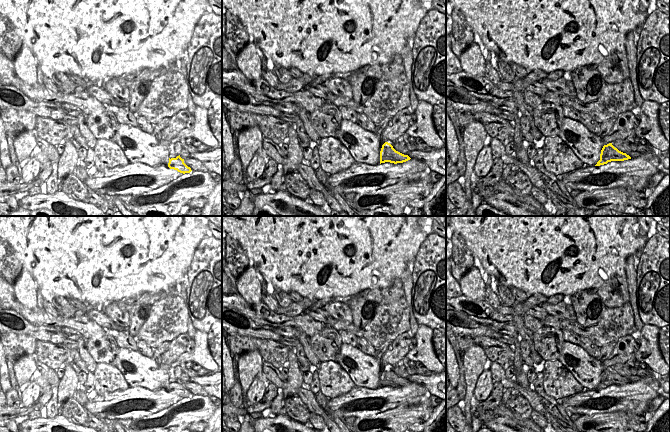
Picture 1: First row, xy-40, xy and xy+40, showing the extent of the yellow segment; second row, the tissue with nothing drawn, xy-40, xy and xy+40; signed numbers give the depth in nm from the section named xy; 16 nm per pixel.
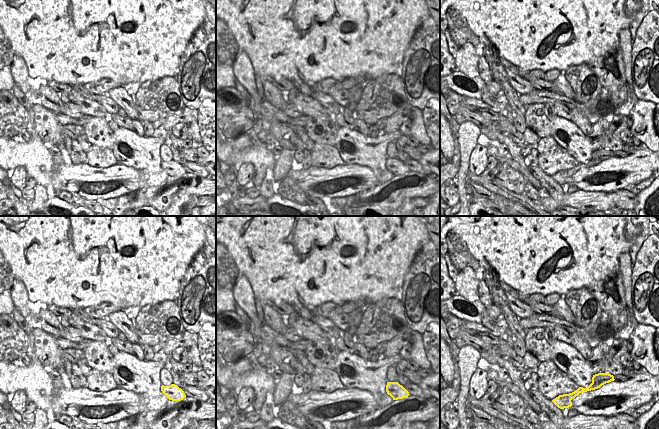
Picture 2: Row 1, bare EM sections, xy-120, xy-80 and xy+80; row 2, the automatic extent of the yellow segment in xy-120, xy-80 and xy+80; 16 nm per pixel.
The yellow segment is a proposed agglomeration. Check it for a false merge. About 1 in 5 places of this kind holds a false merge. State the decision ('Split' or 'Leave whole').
Leave whole

